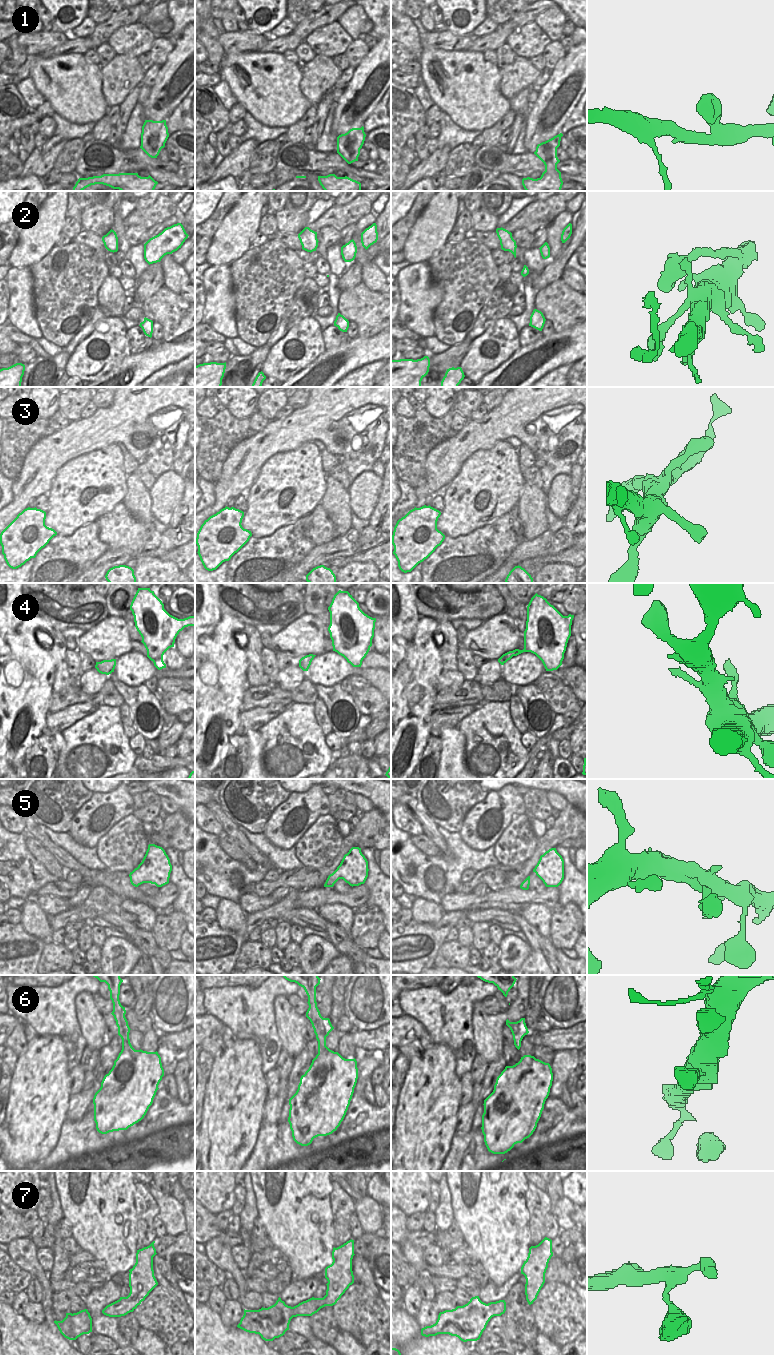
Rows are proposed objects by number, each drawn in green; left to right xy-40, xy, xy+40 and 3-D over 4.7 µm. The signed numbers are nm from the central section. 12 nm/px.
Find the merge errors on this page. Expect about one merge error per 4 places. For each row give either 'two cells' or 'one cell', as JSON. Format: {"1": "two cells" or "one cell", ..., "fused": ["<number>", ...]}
{"1": "one cell", "2": "one cell", "3": "one cell", "4": "one cell", "5": "one cell", "6": "one cell", "7": "one cell", "fused": []}

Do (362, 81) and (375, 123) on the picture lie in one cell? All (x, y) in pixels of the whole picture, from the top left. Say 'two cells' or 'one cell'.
two cells

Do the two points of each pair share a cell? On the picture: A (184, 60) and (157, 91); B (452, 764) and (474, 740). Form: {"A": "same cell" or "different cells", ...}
{"A": "same cell", "B": "different cells"}

